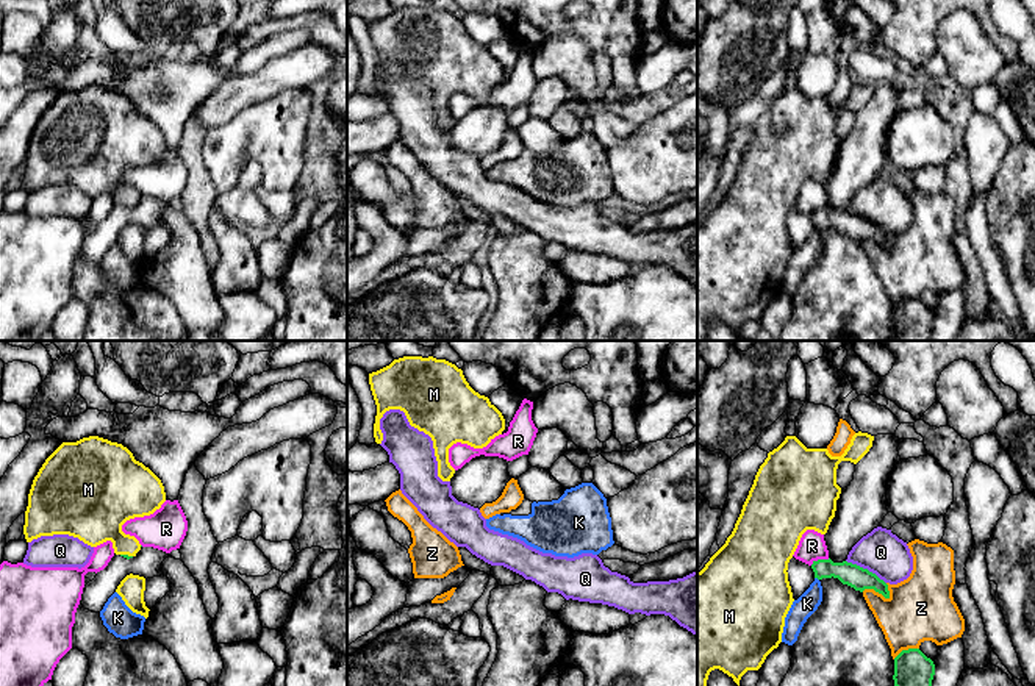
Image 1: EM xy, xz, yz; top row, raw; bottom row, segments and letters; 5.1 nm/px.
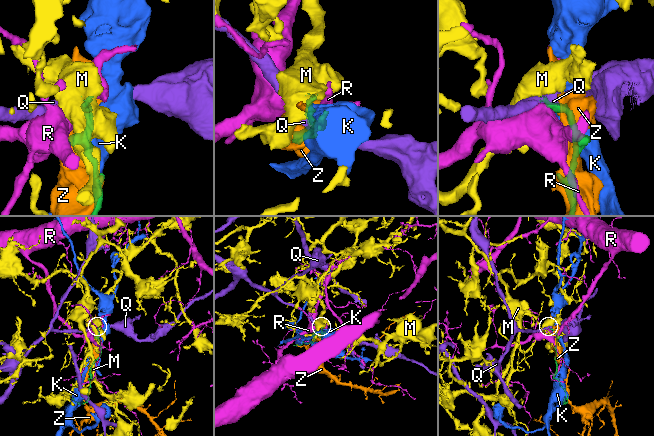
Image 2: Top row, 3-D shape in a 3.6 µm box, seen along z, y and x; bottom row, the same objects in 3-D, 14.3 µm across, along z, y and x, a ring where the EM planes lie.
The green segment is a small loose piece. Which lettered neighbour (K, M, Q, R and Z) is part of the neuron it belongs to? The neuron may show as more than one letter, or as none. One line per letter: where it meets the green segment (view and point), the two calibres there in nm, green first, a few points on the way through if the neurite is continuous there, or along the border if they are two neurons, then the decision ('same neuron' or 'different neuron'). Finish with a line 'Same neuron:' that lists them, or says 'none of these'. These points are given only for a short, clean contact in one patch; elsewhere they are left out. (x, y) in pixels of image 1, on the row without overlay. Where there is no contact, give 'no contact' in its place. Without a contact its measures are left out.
K: yz (816, 227) | 120/110 nm | different neuron
M: xy (127, 205) | 20/260 nm | across xy (127, 207), (127, 205), (96, 167) | same neuron
Q: yz (866, 219) | 120/220 nm | along yz (846, 210), (866, 217), (885, 233) | different neuron
R: yz (820, 210) | 120/140 nm | along yz (829, 208), (820, 208), (810, 214) | different neuron
Z: yz (876, 241) | 120/340 nm | different neuron
Same neuron: M

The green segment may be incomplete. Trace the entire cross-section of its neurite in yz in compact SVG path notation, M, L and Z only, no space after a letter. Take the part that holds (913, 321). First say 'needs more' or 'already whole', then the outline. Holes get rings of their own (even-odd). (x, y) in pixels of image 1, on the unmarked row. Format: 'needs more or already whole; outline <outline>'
already whole; outline M919 298L902 300L894 308L894 338L899 341L930 341L935 314Z

